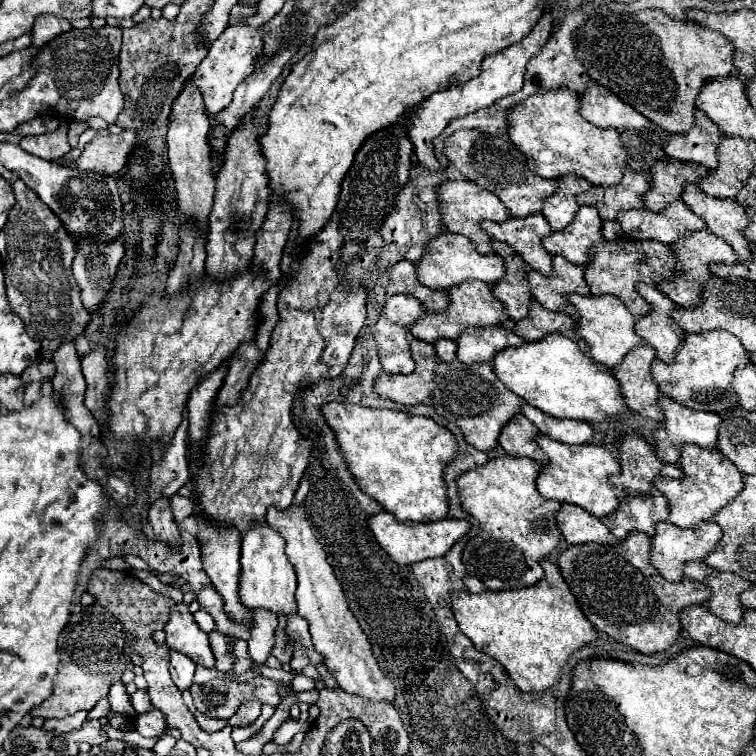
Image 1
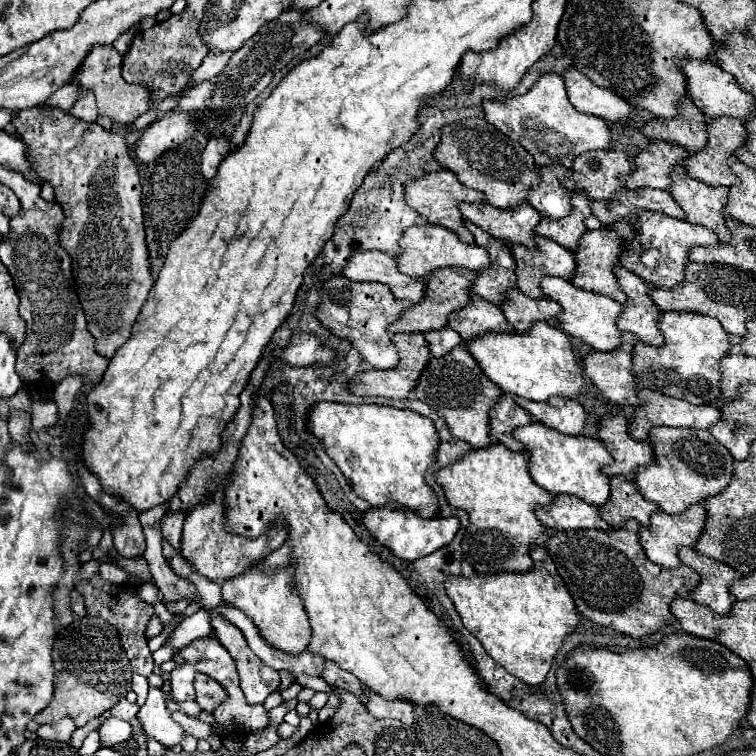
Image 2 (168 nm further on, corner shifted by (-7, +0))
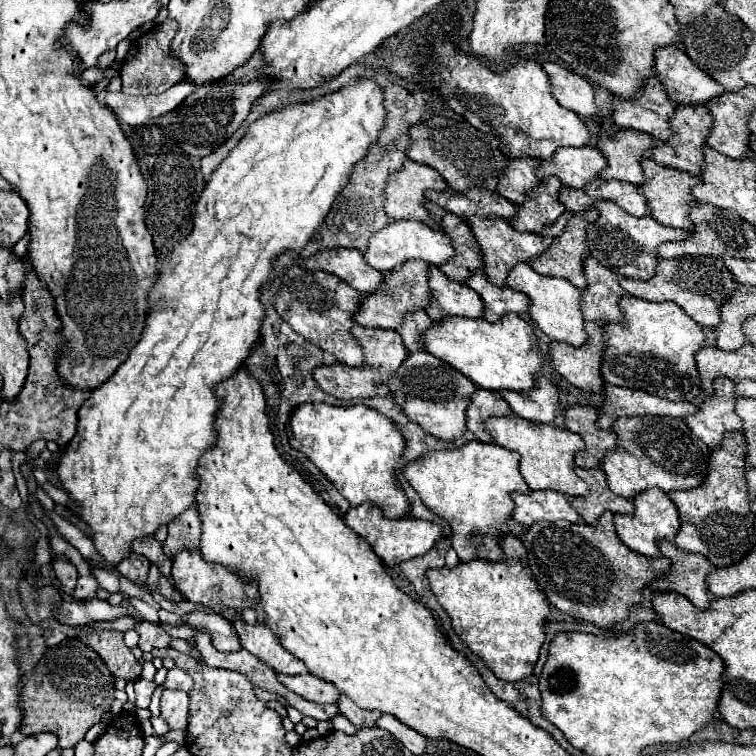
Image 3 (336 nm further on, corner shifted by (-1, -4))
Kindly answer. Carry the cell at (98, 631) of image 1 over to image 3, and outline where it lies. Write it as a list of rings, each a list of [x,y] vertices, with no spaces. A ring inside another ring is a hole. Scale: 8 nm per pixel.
[[[67,637],[55,647],[47,647],[41,661],[27,673],[27,683],[21,691],[25,719],[21,723],[23,735],[35,735],[41,729],[59,737],[59,747],[77,745],[93,723],[99,723],[109,713],[115,701],[115,679],[105,661],[89,649],[81,639]]]

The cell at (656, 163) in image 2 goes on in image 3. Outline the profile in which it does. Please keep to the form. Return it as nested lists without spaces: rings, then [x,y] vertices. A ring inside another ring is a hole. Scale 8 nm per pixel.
[[[619,131],[615,137],[601,137],[599,149],[609,161],[609,167],[601,171],[601,179],[617,179],[633,185],[643,185],[641,161],[651,155],[655,141],[639,131]]]

